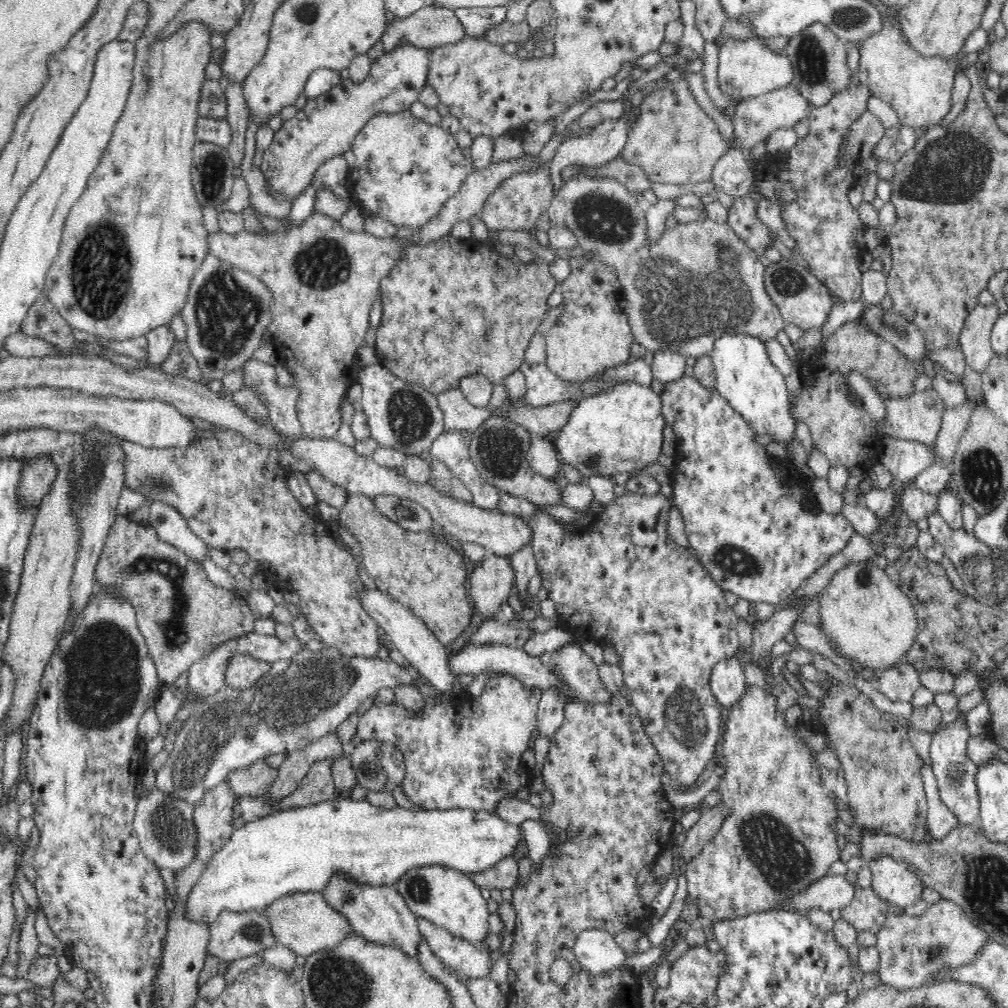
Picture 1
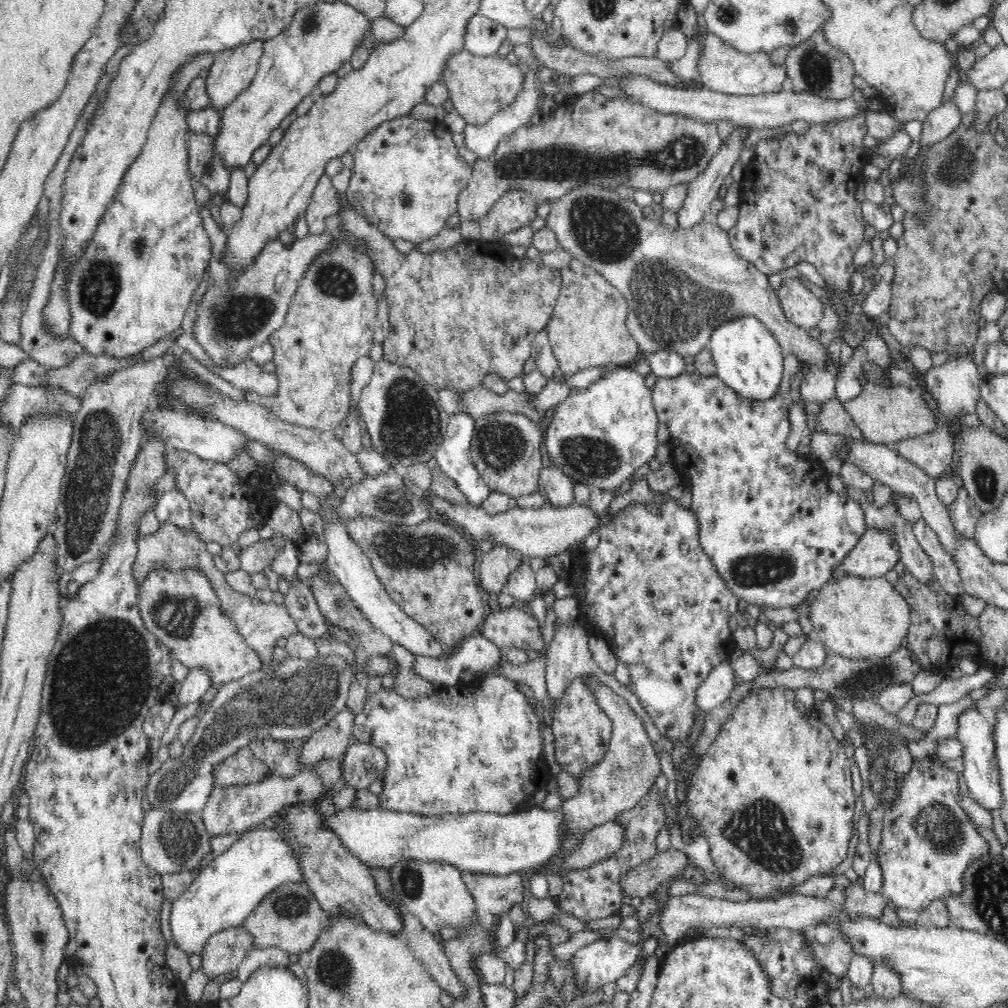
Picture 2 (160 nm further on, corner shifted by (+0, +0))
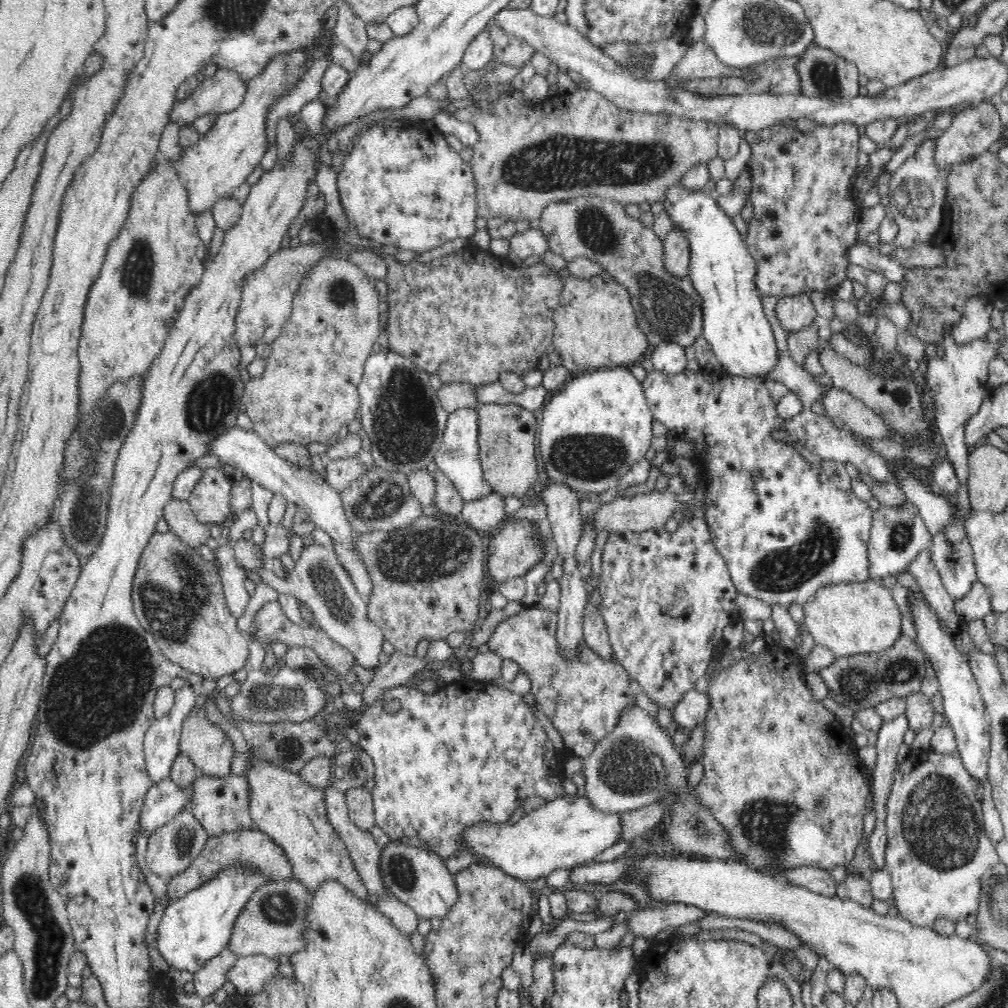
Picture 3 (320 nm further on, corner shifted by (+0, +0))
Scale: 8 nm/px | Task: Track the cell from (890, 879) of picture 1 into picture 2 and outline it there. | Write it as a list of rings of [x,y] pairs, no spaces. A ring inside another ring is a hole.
[[[934,754],[921,760],[914,760],[909,774],[904,776],[904,784],[900,794],[896,796],[896,802],[886,810],[883,820],[881,841],[876,857],[883,872],[882,894],[886,899],[892,900],[897,908],[908,908],[918,912],[925,911],[932,901],[944,902],[948,896],[959,896],[963,891],[963,874],[972,863],[972,860],[981,859],[990,848],[984,837],[977,831],[974,821],[968,817],[959,803],[958,775],[953,769],[944,765],[938,756]],[[922,764],[928,764],[926,768],[932,768],[932,772],[947,772],[944,774],[926,774],[926,790],[924,790],[924,774],[918,774]],[[930,804],[945,804],[952,808],[952,814],[956,820],[960,820],[964,826],[960,826],[962,838],[956,850],[944,850],[936,843],[930,843],[920,837],[919,829],[914,825],[920,812]]]

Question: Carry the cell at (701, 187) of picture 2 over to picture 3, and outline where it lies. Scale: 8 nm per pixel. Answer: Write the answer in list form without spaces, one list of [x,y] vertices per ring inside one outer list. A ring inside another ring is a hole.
[[[672,230],[664,240],[665,272],[676,280],[684,280],[688,277],[689,241],[687,236],[679,230]]]

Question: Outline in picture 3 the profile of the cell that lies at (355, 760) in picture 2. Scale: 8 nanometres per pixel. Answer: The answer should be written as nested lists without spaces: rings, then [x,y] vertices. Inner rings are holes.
[[[362,749],[348,750],[332,757],[331,784],[345,793],[357,785],[364,785],[374,774],[372,758]]]

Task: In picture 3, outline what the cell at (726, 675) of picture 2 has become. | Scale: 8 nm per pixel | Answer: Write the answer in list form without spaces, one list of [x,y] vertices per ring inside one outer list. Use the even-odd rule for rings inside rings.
[[[692,689],[683,695],[673,713],[674,728],[690,730],[705,722],[710,709],[708,694]]]

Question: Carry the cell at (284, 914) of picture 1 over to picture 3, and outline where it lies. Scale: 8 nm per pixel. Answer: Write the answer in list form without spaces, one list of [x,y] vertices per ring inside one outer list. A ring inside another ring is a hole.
[[[296,878],[262,884],[258,890],[252,892],[250,900],[236,916],[228,949],[237,954],[238,958],[262,956],[268,960],[277,960],[279,956],[291,956],[302,951],[306,906],[310,904],[310,900],[310,890]]]

